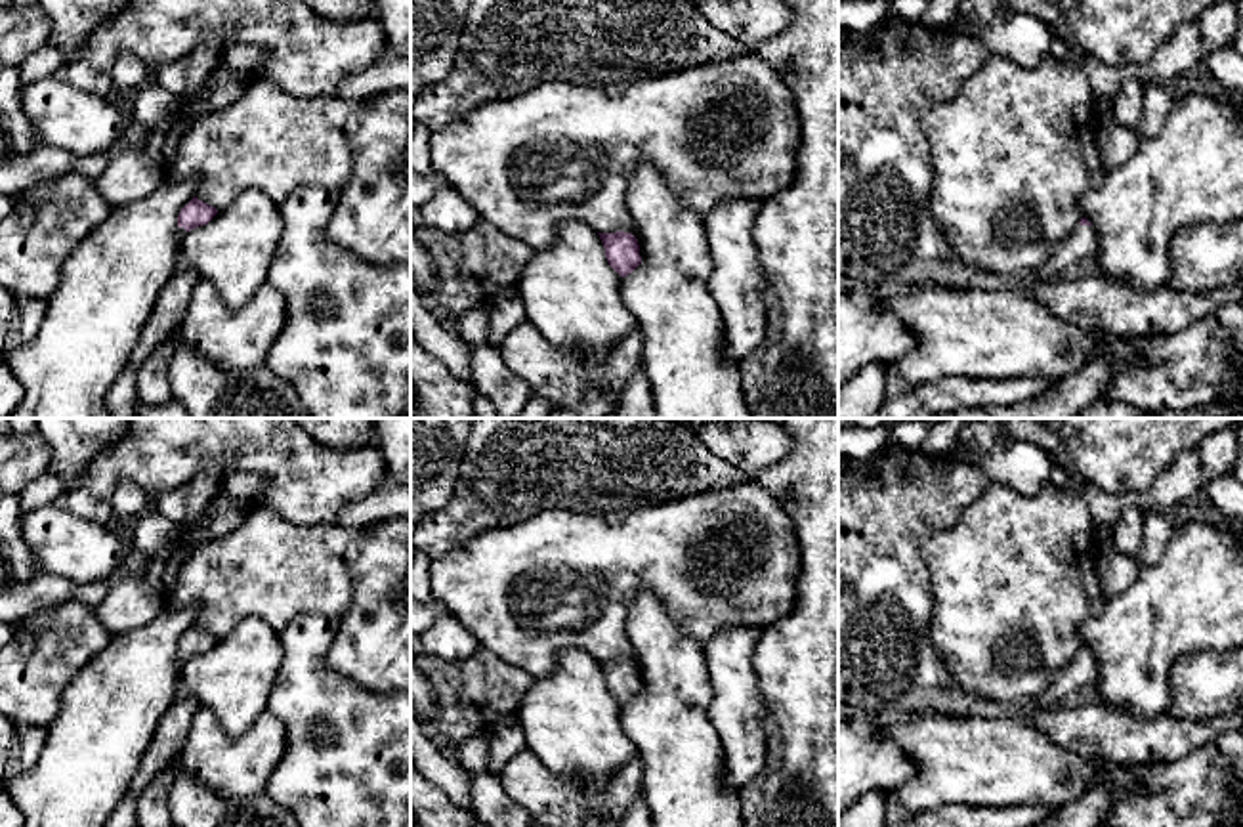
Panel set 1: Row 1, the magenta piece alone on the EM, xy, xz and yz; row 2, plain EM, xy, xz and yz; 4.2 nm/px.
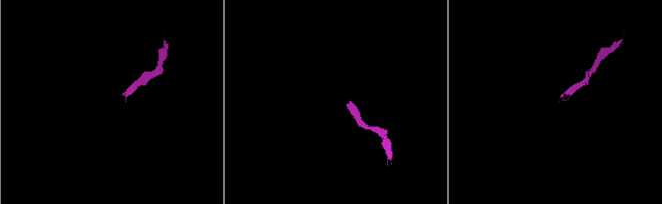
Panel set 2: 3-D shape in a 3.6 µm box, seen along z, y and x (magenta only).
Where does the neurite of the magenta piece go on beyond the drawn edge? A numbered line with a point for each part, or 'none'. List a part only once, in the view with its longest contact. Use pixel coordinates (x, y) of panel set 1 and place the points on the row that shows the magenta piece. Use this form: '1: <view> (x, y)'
1: yz (888, 79)

